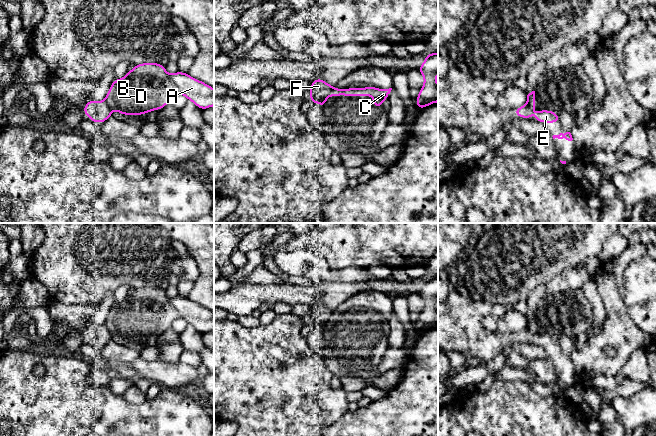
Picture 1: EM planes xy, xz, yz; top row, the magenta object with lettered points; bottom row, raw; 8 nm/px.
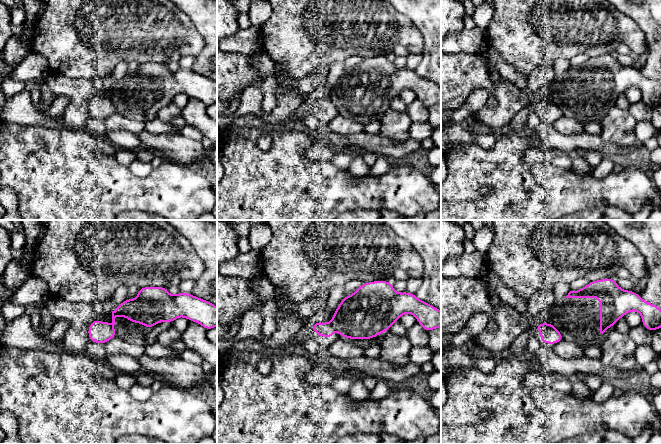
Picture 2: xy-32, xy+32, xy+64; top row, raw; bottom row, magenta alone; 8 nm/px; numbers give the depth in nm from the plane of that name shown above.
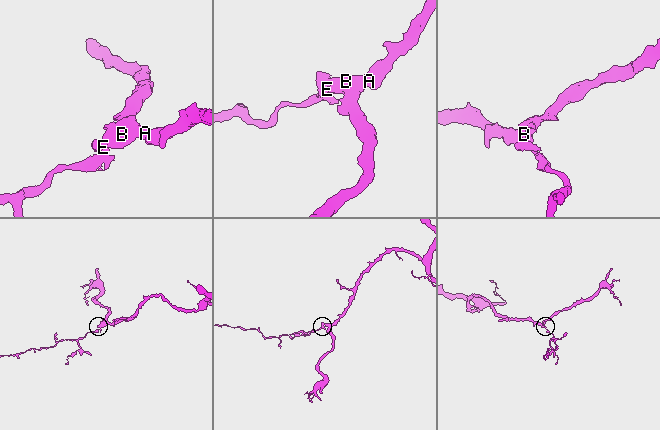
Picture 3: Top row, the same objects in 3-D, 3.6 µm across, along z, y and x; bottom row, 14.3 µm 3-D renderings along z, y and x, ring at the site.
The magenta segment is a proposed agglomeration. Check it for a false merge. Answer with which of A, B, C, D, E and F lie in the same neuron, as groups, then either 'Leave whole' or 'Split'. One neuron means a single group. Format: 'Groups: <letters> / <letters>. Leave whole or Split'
Groups: A B C D E F. Leave whole

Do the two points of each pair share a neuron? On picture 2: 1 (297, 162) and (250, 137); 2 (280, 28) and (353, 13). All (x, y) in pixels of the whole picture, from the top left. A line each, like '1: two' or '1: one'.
1: one
2: one

